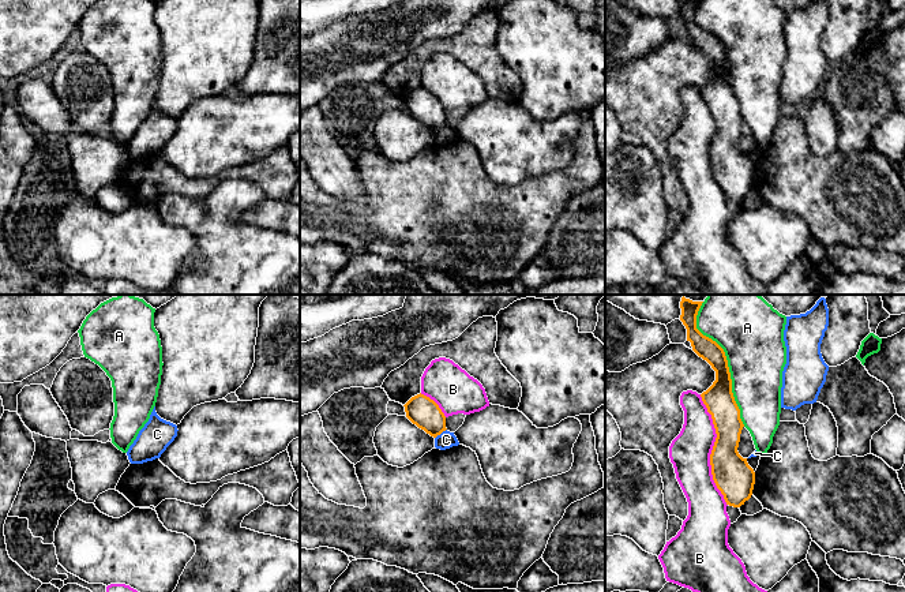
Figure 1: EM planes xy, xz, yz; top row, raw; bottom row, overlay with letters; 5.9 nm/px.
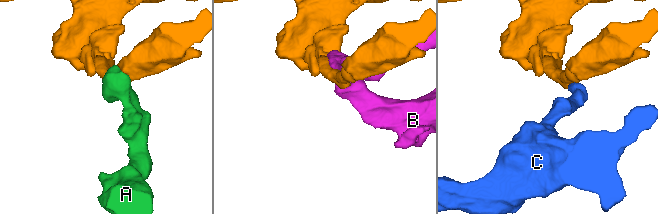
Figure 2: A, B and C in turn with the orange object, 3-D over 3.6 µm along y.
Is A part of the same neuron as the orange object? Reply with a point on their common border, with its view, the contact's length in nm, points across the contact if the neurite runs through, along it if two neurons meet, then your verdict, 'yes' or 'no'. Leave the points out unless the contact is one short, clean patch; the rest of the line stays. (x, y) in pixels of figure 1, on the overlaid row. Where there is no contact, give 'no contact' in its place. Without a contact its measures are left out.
contact yz (727, 362); length 800 nm; no

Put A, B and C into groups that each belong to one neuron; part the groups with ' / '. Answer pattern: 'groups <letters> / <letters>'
groups A / B / C

